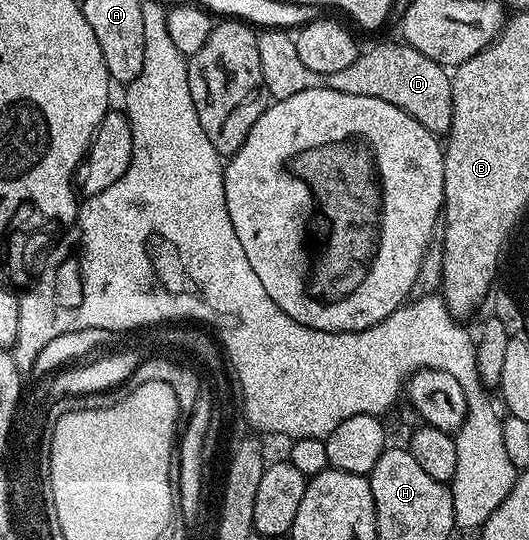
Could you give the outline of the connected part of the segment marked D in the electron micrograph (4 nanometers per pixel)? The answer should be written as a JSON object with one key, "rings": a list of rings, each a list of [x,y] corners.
{"rings":[[[262,28],[258,32],[257,42],[259,67],[263,67],[263,83],[273,101],[282,101],[291,95],[299,95],[299,91],[325,86],[347,95],[371,95],[375,99],[383,99],[383,103],[399,107],[399,111],[407,111],[407,115],[423,123],[427,131],[438,135],[448,134],[453,114],[453,82],[446,66],[435,59],[427,59],[423,51],[415,51],[415,47],[406,45],[404,40],[396,40],[373,45],[369,53],[358,52],[355,63],[351,63],[351,67],[343,67],[343,71],[320,73],[311,71],[311,67],[306,67],[303,59],[299,59],[299,51],[295,51],[295,40],[286,30]]]}

